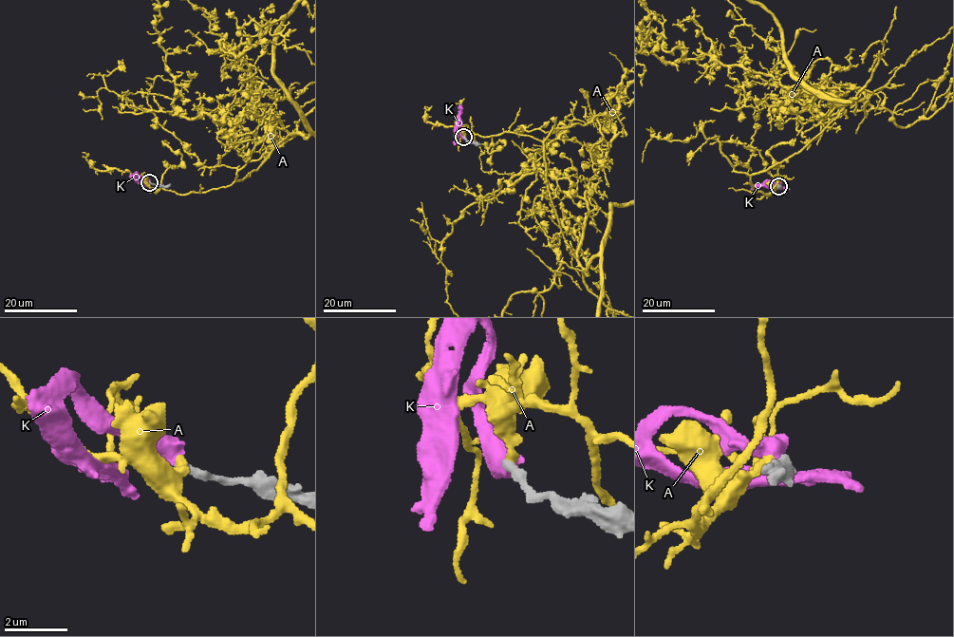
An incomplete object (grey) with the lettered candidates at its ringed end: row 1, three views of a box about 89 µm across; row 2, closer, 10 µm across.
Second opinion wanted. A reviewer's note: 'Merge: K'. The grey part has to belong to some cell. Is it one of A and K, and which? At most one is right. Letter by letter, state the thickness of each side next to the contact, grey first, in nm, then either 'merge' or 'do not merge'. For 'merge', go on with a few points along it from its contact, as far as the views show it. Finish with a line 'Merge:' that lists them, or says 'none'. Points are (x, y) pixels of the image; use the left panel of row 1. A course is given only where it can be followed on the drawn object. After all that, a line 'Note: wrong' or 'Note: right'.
A: calibres 280 and 280 nm; do not merge
K: calibres 280 and 550 nm; merge; course (150, 181), (137, 173), (135, 180), (143, 186)
Merge: K
Note: right

